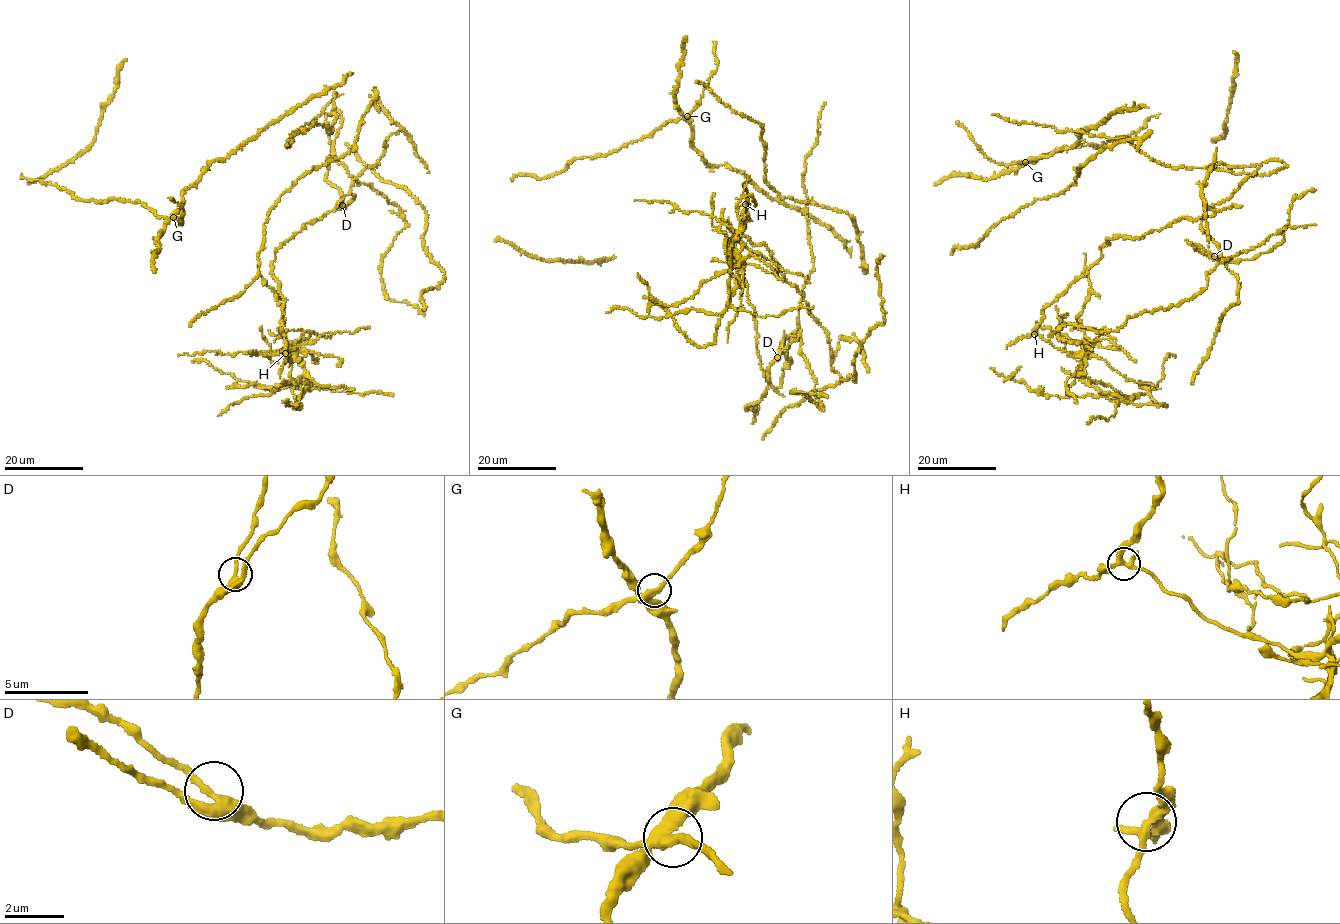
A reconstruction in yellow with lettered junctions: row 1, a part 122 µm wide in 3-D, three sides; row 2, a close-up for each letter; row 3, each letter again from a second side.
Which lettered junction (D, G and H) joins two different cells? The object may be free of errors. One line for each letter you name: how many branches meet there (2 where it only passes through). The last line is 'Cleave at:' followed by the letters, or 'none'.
H: 4 branches meet
Cleave at: H

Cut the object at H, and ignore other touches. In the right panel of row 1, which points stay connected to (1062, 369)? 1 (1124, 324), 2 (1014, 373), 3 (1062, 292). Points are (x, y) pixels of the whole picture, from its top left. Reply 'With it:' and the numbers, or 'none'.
With it: 2

